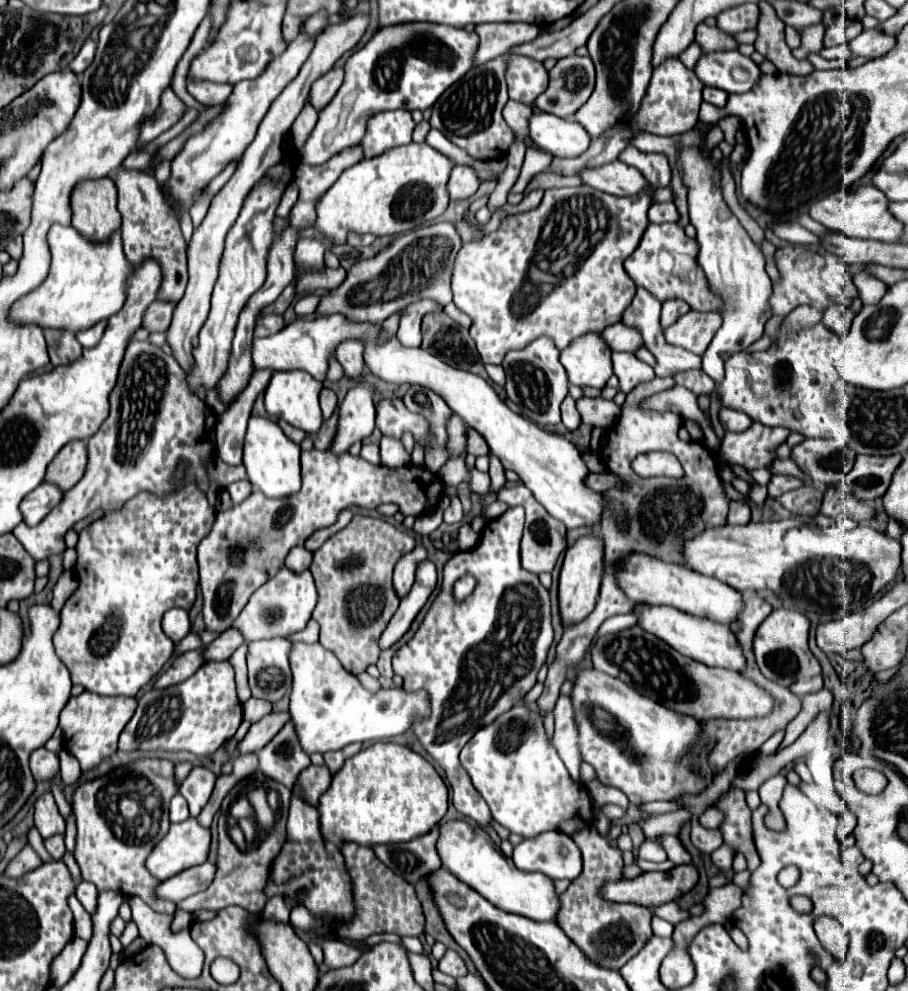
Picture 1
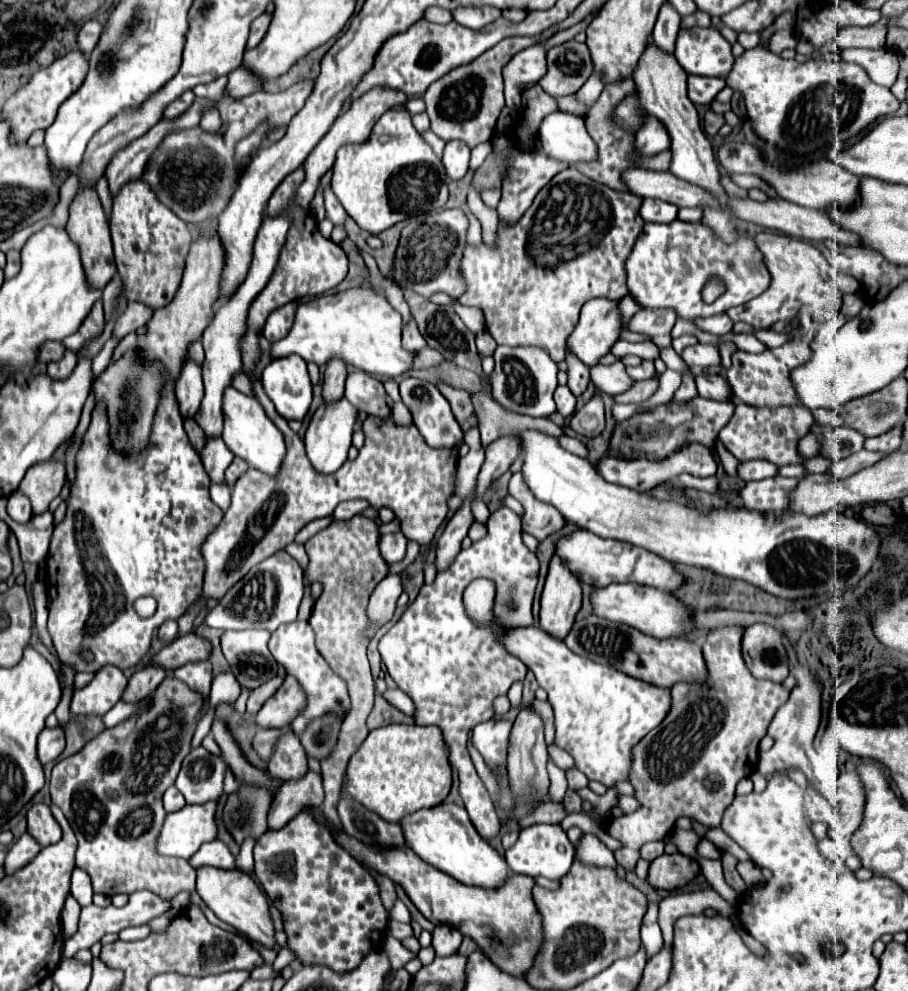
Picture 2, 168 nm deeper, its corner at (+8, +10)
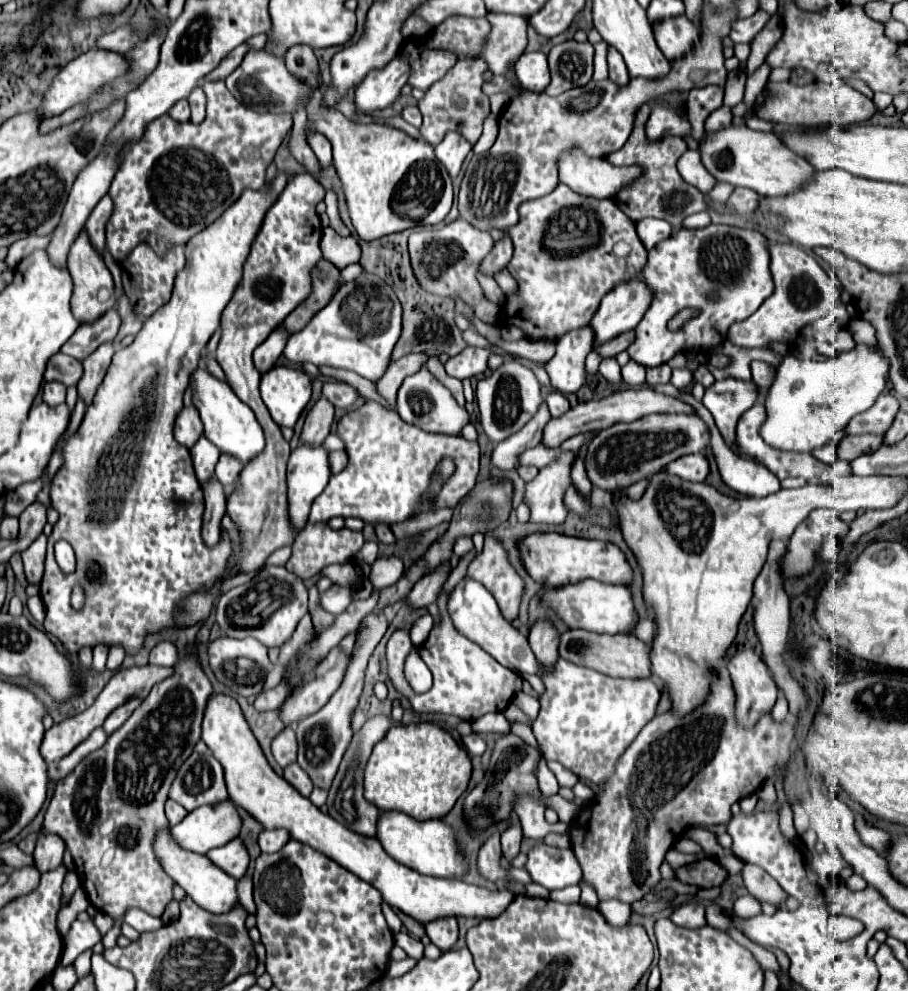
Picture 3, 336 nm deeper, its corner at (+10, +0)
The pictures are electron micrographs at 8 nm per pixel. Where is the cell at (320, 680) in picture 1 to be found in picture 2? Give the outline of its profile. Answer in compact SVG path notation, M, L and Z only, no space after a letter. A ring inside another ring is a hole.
M294 621L292 625L282 625L280 629L276 629L276 633L272 633L272 637L270 637L270 651L276 657L276 661L284 665L286 673L294 675L300 681L300 685L304 687L304 691L308 695L306 711L300 717L296 717L296 721L292 721L292 725L290 725L296 735L300 735L306 729L306 725L312 717L320 717L328 711L334 711L338 715L348 713L348 709L350 709L348 689L346 689L344 681L336 673L332 673L328 663L324 661L324 657L320 657L316 645L314 645L312 629L306 621Z

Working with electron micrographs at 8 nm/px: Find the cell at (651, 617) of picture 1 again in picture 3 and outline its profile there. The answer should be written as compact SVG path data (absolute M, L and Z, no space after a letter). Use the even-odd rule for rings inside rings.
M586 579L576 585L554 589L544 597L544 601L556 609L556 613L566 621L570 629L588 629L608 635L630 635L640 621L638 611L634 609L632 593L624 585L606 585L594 579Z

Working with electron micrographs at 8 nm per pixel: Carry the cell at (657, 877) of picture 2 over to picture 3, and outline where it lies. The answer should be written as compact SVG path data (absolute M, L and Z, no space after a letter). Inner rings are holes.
M704 859L690 863L682 869L676 869L676 879L686 883L686 885L696 885L696 887L716 887L726 881L726 871L720 867L716 859Z

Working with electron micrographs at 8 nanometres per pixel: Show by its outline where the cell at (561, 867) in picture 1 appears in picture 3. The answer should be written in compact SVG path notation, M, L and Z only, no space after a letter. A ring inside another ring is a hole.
M542 841L528 849L524 869L530 873L534 883L546 887L548 891L578 885L582 879L582 869L572 849L558 849Z

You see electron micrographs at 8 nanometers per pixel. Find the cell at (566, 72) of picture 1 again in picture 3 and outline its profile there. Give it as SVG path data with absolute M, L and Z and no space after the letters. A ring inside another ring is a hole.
M566 41L554 45L548 53L550 63L550 85L544 89L546 95L562 95L568 89L584 87L592 77L592 55L594 47L586 43Z

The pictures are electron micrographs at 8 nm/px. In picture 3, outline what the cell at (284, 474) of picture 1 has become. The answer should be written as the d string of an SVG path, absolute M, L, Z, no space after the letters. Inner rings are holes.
M196 369L192 375L192 385L194 385L194 399L192 403L196 405L200 419L204 423L204 435L226 455L232 455L240 459L244 465L254 459L254 455L260 455L262 447L266 447L266 437L256 421L254 411L242 403L236 393L230 389L228 383L218 381L214 375L210 375L204 369Z

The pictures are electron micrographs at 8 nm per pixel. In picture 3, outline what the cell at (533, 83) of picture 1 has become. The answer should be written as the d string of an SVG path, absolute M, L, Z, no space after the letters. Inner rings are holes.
M524 53L516 61L516 77L520 85L528 91L540 93L550 83L550 71L548 61L544 53Z

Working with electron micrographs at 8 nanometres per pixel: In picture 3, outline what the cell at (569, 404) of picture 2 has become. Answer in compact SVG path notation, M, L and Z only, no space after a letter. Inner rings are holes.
M554 391L554 393L550 393L550 395L546 397L546 405L548 405L552 417L560 417L560 415L564 415L564 413L570 409L568 399L566 399L562 393L558 393L558 391Z

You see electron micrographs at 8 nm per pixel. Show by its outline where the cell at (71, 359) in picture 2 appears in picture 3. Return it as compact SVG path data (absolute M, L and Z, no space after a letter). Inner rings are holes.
M52 381L44 385L44 401L48 405L60 405L64 403L64 399L66 399L66 387L62 383Z

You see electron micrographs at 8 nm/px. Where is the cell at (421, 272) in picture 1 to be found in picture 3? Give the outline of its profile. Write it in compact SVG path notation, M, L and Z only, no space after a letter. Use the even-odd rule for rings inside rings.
M456 219L444 225L442 229L412 231L408 237L408 251L410 251L410 263L412 263L414 277L418 279L418 285L424 291L450 297L450 299L458 297L462 303L472 307L472 311L476 313L480 321L494 323L500 309L496 303L492 303L484 295L476 279L478 263L490 253L492 243L494 241L486 231L478 231L476 227L470 227L470 223L466 223L464 219Z

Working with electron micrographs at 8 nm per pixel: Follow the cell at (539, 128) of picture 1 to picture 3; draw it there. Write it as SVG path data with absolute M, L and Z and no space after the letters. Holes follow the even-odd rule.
M572 147L558 157L558 175L564 185L580 195L612 199L616 191L638 177L638 167L614 167L606 159L594 159Z

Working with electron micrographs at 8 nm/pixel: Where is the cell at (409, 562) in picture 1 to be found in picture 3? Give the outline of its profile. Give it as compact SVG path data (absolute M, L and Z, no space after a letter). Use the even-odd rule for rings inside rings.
M382 611L376 613L376 615L368 613L362 621L364 621L364 627L362 627L360 637L358 637L356 645L352 649L342 685L338 687L338 691L330 697L330 701L316 715L310 715L310 719L304 719L296 725L298 765L310 775L314 785L318 785L322 789L330 789L330 783L332 783L332 779L334 779L334 775L340 767L342 755L346 753L346 747L350 745L350 739L354 735L350 721L352 721L352 715L358 707L358 701L360 701L360 695L362 695L362 689L364 689L364 671L366 671L370 655L374 653L378 641L382 639L382 635L388 629L388 621L386 621L386 615Z

